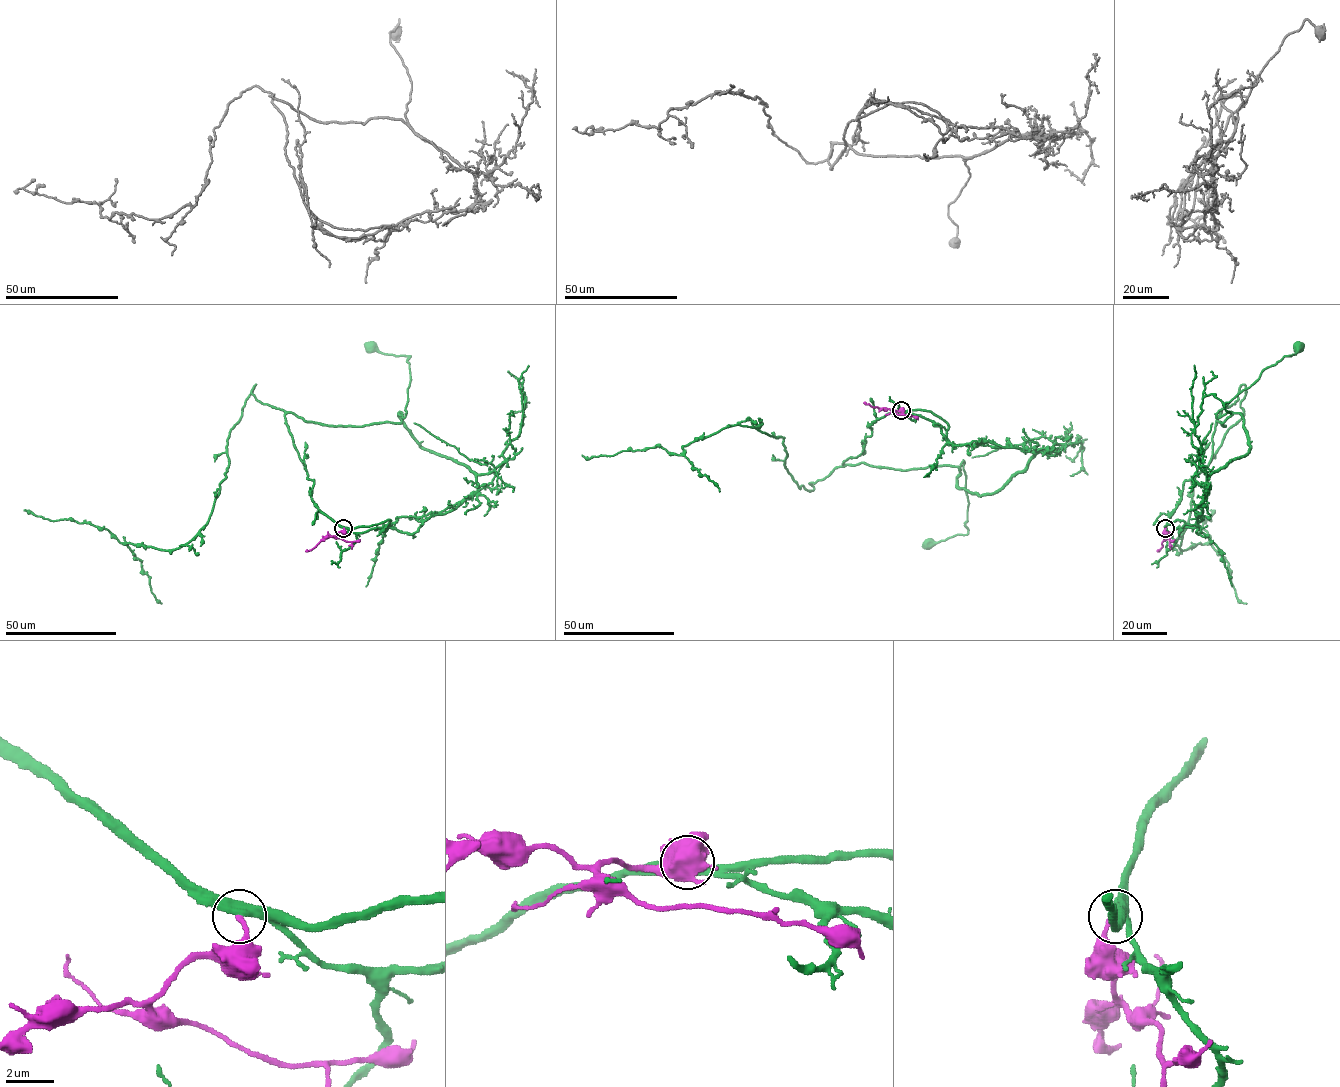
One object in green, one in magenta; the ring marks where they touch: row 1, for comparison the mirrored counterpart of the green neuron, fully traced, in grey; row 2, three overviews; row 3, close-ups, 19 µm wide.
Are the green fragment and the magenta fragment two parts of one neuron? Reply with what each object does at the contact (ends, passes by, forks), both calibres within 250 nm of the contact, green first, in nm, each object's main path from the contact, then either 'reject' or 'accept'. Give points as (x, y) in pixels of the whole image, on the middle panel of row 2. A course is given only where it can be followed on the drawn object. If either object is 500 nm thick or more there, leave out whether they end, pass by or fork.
green passes by; magenta ends there; 420 nm thick on the green side, 200 nm on the other; green runs (901, 410), (870, 424), (862, 452), (842, 464), (956, 466), (956, 477), (963, 461), (968, 532), (926, 544); magenta runs (901, 410), (874, 408), (864, 402); accept

